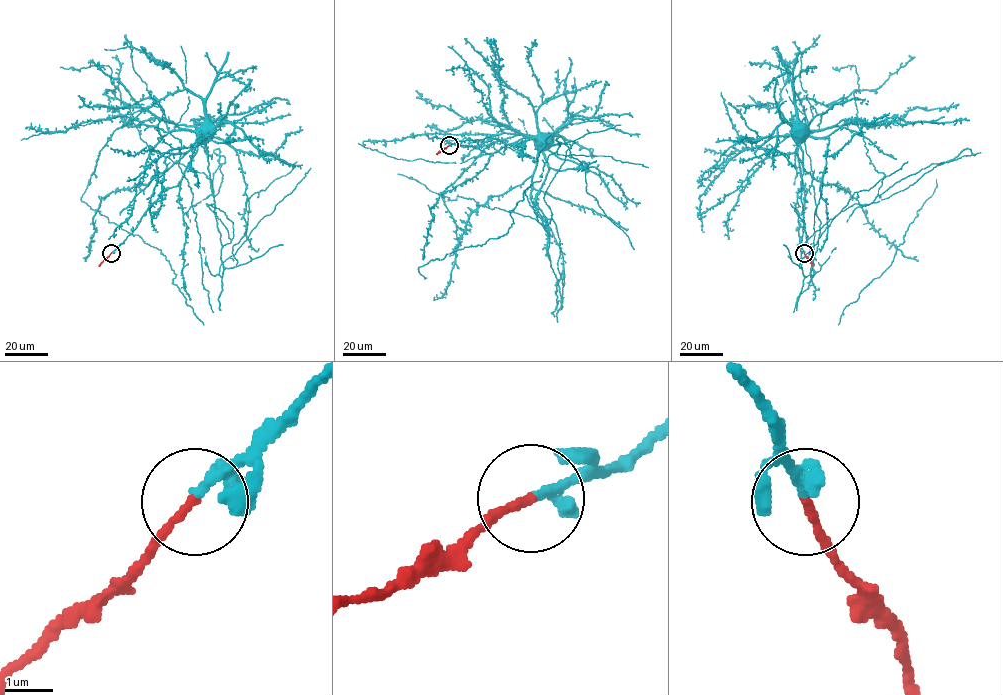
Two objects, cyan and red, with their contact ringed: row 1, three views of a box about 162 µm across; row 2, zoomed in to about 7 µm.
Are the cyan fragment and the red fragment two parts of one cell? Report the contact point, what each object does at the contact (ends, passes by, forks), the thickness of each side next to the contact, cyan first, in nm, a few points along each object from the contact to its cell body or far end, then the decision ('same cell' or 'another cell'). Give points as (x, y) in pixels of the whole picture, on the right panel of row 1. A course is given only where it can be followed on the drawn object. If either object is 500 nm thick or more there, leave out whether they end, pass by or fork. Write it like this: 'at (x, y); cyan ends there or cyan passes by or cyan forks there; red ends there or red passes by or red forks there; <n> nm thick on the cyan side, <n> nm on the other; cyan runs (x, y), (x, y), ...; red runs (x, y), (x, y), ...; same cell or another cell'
at (804, 253); cyan passes by; red ends there; 140 nm thick on the cyan side, 170 nm on the other; cyan runs (804, 252), (799, 245), (796, 206), (797, 193), (803, 187), (793, 129); red runs (804, 252), (812, 266); same cell

